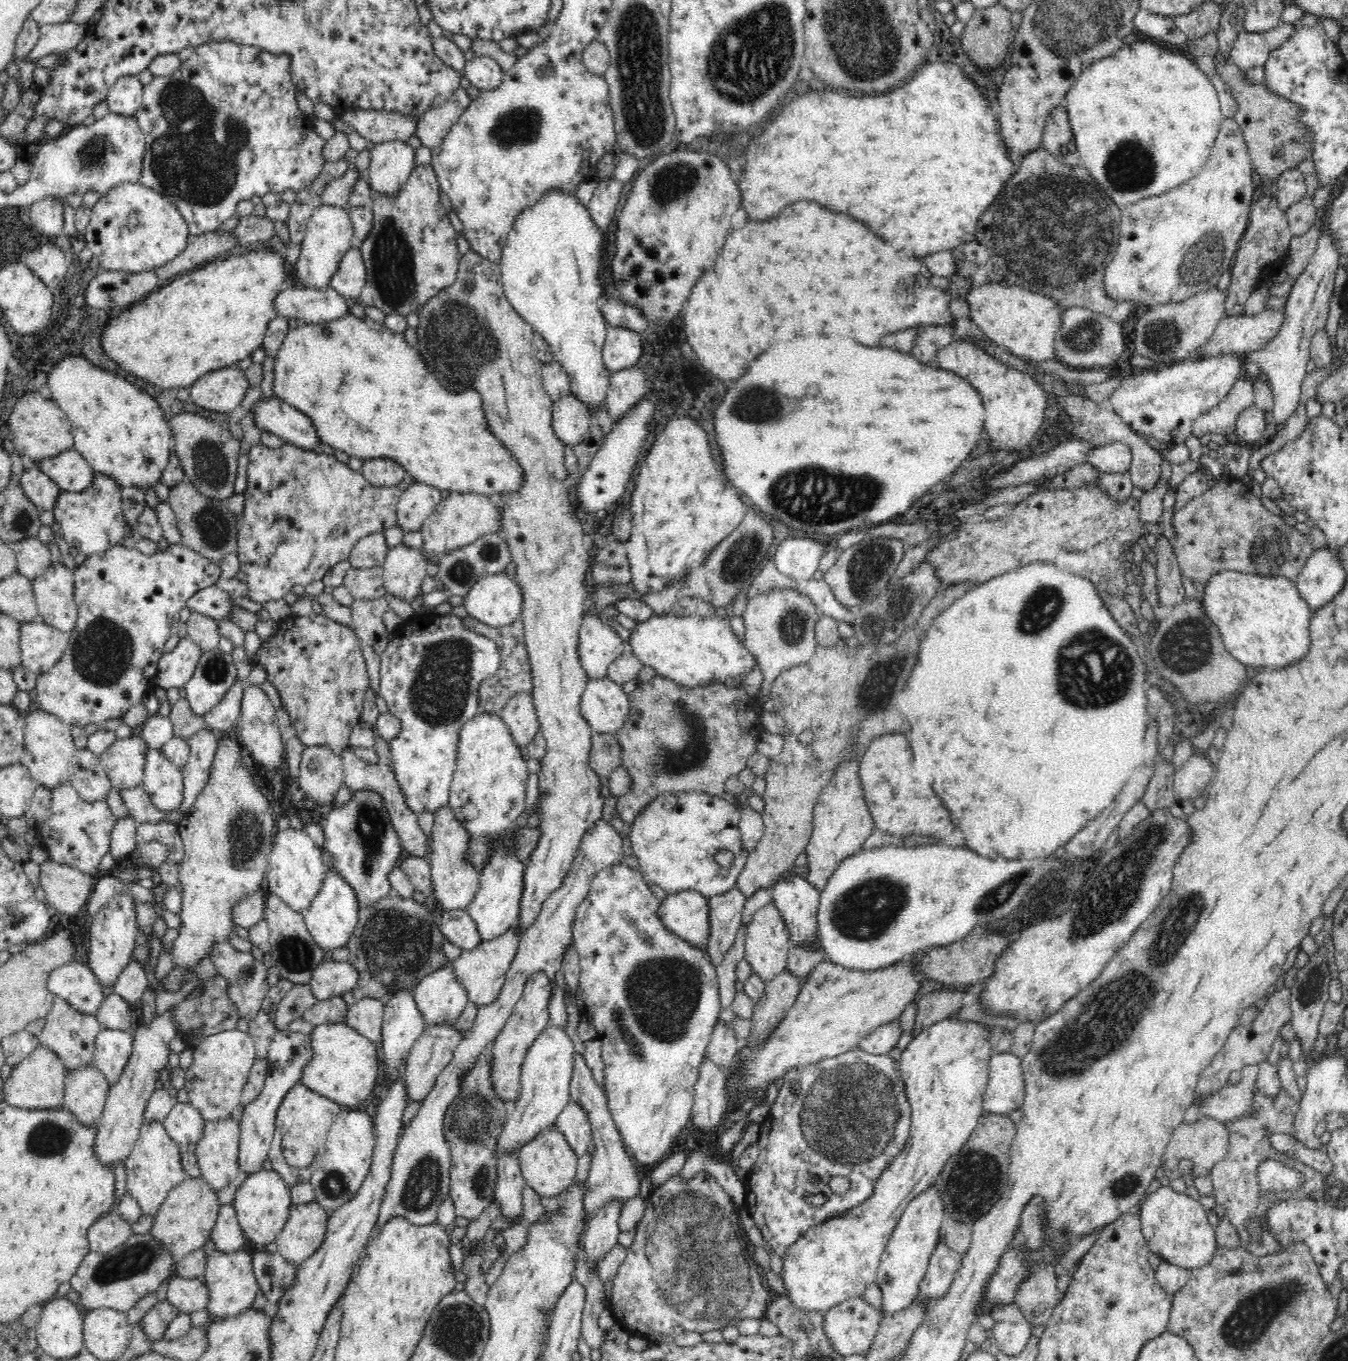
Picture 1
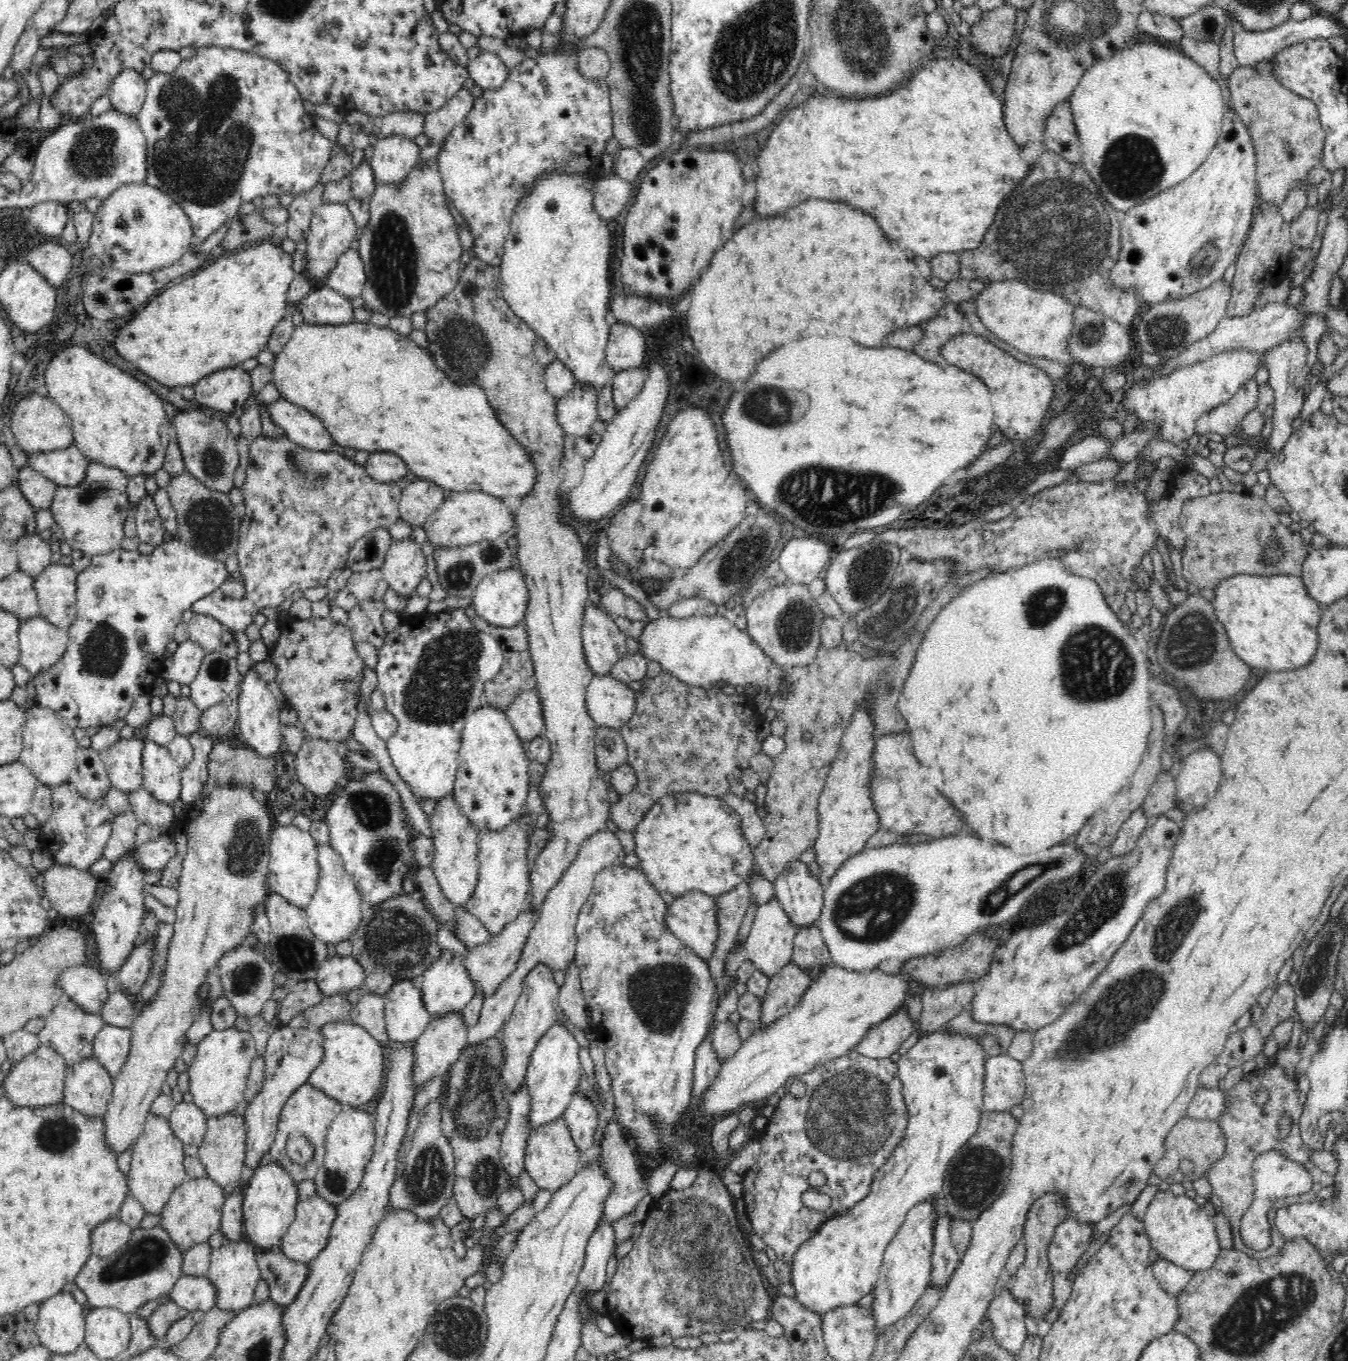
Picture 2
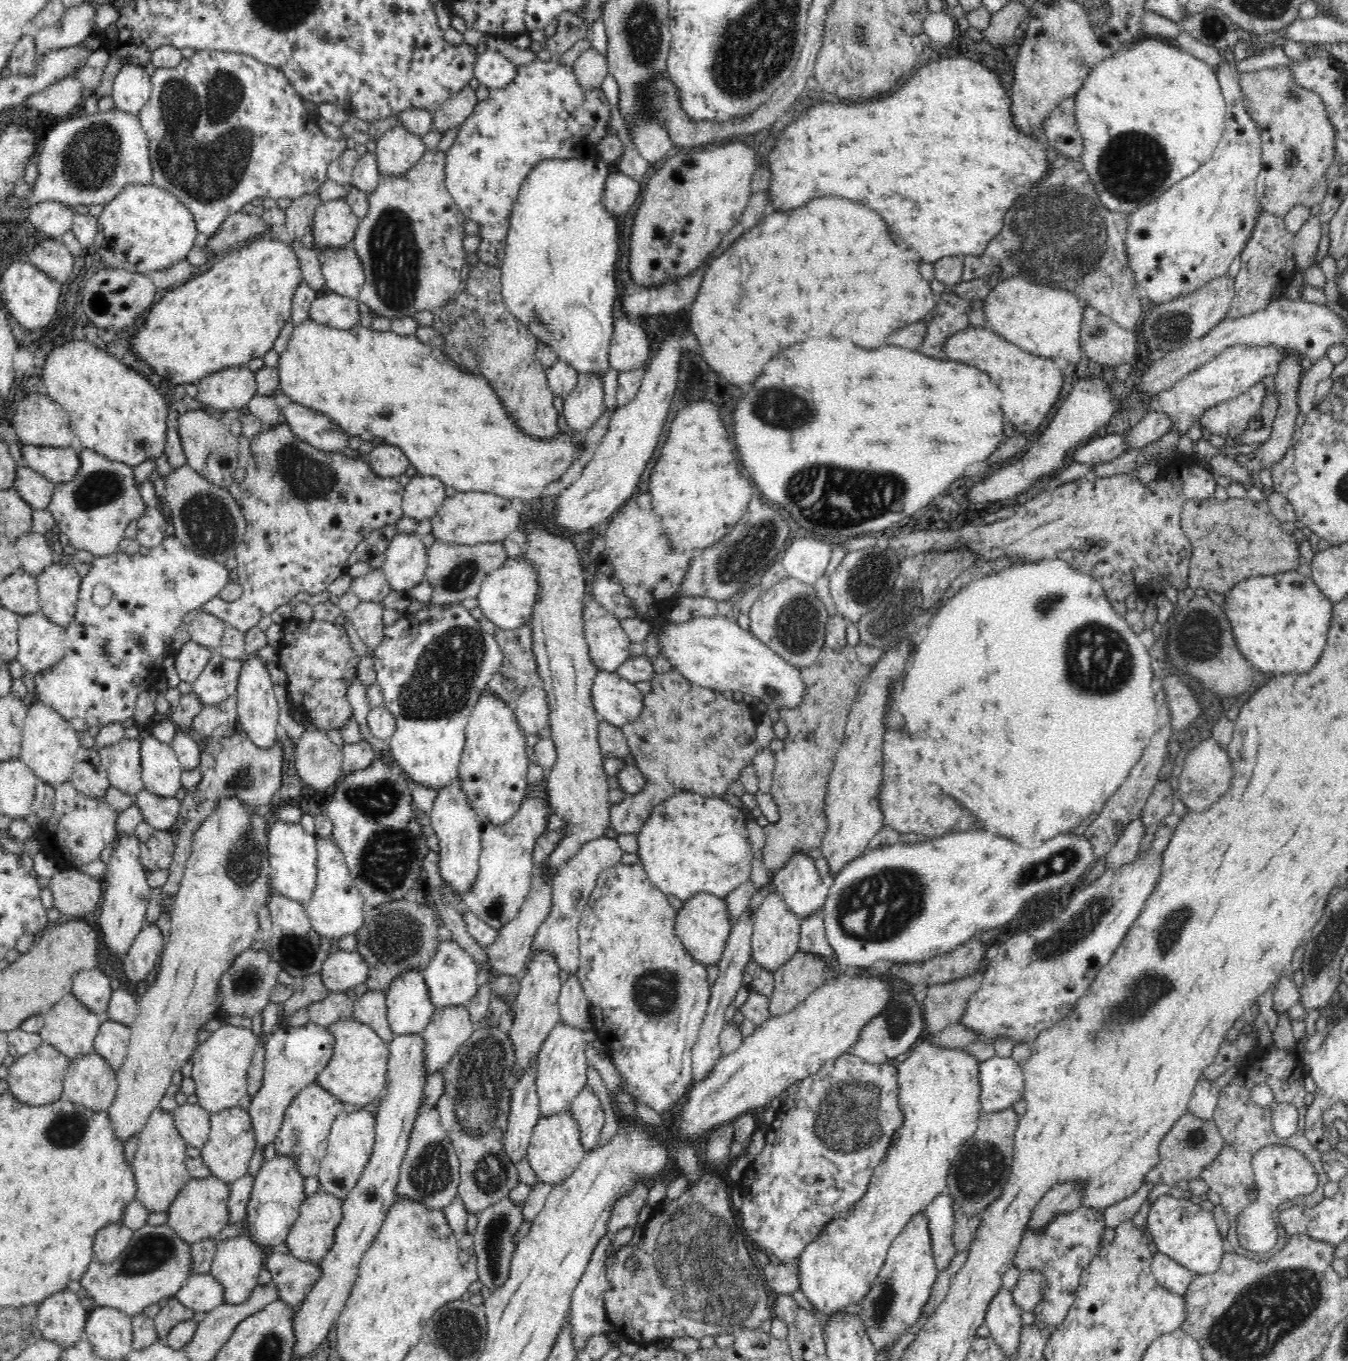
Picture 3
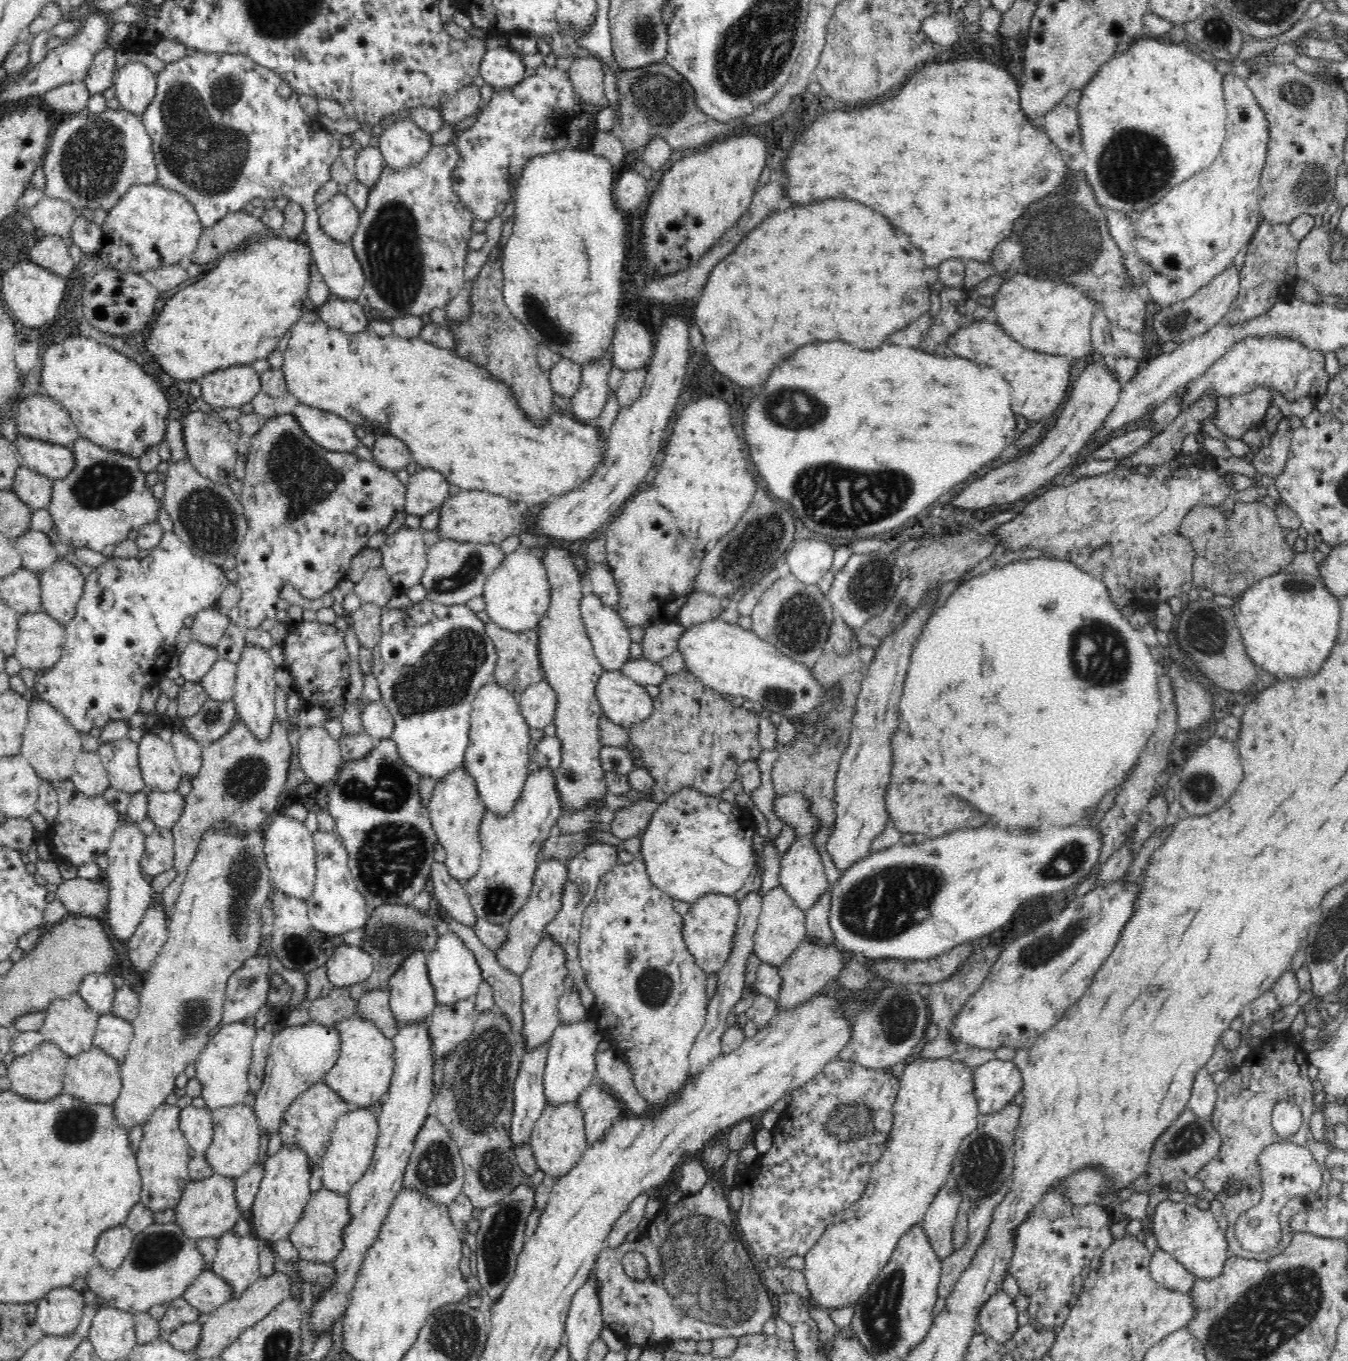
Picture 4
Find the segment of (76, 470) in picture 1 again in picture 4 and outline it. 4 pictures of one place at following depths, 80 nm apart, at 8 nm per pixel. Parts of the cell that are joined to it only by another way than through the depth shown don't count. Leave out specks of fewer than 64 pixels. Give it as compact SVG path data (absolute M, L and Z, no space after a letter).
M18 434L14 447L23 466L52 481L68 476L74 468L75 460L70 446L47 443Z

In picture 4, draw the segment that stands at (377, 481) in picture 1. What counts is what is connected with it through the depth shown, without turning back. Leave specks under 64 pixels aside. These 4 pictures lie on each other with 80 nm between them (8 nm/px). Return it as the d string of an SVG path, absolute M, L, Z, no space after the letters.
M390 433L376 435L372 452L376 465L394 472L414 461L410 449Z

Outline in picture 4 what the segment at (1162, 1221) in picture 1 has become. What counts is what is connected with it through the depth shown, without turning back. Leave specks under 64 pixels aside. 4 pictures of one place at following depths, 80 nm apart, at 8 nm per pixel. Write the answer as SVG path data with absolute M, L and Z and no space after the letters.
M1164 1200L1158 1204L1152 1216L1153 1234L1158 1240L1158 1248L1168 1252L1179 1264L1182 1264L1195 1278L1214 1278L1222 1275L1228 1250L1228 1242L1220 1229L1213 1213L1186 1202Z

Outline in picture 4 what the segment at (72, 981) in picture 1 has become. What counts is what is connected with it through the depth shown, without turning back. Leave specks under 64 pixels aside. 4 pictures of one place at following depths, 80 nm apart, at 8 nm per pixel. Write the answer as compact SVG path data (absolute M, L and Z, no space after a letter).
M90 974L84 978L77 992L101 1016L111 1012L115 990L114 982L106 974Z

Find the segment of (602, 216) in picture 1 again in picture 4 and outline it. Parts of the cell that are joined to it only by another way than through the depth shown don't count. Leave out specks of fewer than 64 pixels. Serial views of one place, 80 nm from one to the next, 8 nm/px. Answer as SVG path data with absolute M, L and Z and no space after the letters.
M630 170L619 174L612 186L612 199L616 207L626 212L640 206L648 196L646 181L646 178L636 171Z

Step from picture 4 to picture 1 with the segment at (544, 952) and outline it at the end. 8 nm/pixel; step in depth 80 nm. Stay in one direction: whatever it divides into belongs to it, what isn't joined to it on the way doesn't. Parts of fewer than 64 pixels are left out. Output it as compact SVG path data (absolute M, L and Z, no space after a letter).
M538 971L532 974L526 981L522 997L515 1004L510 1018L494 1040L490 1079L492 1079L496 1096L503 1101L515 1100L518 1092L520 1092L520 1066L522 1066L526 1052L532 1046L532 1042L549 1025L548 1004L550 1004L552 996L552 981L548 979L546 973Z

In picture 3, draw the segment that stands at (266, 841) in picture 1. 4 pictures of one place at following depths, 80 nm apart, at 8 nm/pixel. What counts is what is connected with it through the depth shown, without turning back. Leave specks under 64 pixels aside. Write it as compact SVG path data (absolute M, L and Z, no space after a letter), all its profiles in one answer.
M220 798L214 812L202 820L200 828L194 832L192 843L191 856L170 910L171 929L161 952L160 966L152 985L142 986L142 994L137 1002L138 1014L129 1026L129 1049L122 1066L116 1071L116 1096L107 1110L114 1135L124 1144L130 1137L139 1134L150 1114L158 1109L160 1100L166 1096L166 1090L172 1084L172 1074L190 1061L190 1056L193 1056L198 1046L196 1040L200 1028L210 1020L218 1020L220 978L236 956L251 948L254 933L259 929L258 910L267 904L272 892L263 813L249 812L237 798Z

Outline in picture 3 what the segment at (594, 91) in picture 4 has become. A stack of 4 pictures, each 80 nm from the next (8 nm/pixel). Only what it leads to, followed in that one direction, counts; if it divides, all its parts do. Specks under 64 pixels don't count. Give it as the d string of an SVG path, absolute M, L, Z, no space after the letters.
M593 48L585 51L573 62L573 73L584 90L599 88L609 73L606 57Z

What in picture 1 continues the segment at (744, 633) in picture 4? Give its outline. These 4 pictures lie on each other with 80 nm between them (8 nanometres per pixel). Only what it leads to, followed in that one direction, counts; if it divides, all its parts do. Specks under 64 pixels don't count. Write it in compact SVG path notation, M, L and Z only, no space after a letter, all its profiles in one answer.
M671 613L655 615L637 623L630 634L627 649L632 650L642 666L650 665L655 676L662 676L687 687L738 678L742 674L750 674L757 665L756 657L732 631L729 617L723 619L698 614L676 616Z

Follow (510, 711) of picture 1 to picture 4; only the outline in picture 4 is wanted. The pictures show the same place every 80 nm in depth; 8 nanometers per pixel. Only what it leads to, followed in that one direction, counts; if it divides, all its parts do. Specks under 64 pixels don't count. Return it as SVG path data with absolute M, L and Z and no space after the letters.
M544 680L530 685L518 699L522 716L531 730L540 730L554 722L558 698L550 683Z

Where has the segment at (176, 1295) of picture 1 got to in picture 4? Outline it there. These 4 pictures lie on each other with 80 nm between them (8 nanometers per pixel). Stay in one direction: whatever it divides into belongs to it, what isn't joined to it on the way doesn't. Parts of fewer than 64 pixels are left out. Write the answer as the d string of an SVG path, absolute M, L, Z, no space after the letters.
M206 1271L186 1288L182 1297L200 1312L211 1313L232 1299L232 1287L214 1272Z

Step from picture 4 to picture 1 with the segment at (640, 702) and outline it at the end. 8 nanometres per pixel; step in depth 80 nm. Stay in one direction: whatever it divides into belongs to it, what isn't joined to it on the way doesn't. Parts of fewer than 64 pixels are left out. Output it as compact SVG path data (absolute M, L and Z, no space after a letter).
M608 677L587 682L580 706L583 718L599 734L616 734L626 723L631 708L622 685Z

